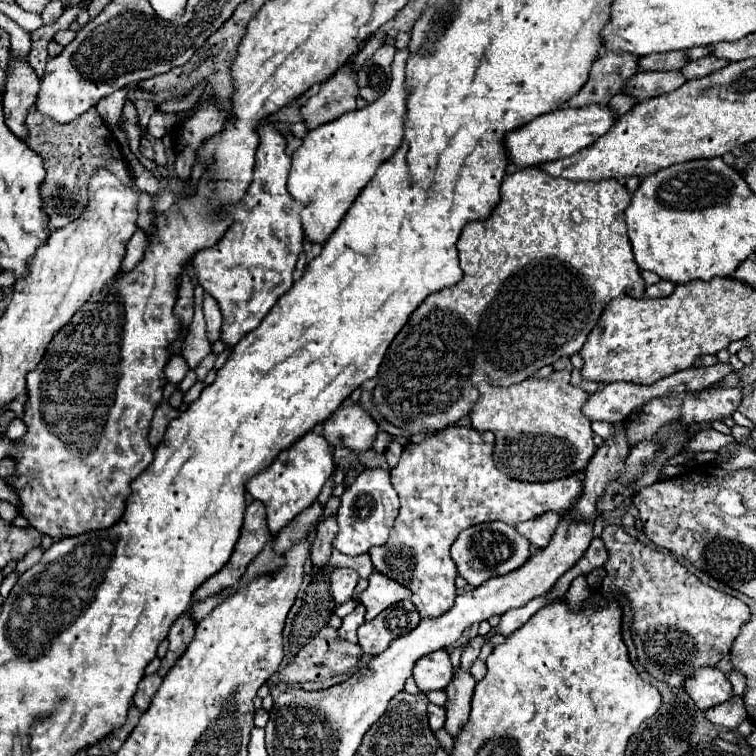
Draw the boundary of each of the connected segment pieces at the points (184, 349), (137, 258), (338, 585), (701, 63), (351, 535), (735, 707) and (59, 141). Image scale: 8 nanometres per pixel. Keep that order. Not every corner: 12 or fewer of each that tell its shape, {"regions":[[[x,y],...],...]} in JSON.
{"regions":[[[194,287],[193,322],[181,354],[195,368],[211,352],[205,334],[203,288]],[[139,228],[127,244],[123,270],[141,262],[147,234]],[[351,568],[331,572],[331,596],[337,604],[353,598],[359,574]],[[717,56],[691,60],[681,72],[687,80],[707,76],[729,62]],[[363,470],[341,496],[333,546],[381,546],[399,512],[389,470]],[[733,696],[705,716],[711,724],[735,730],[747,720],[741,696]],[[33,106],[27,146],[43,158],[49,232],[87,206],[89,178],[111,170],[137,190],[115,134],[95,108],[59,124]]]}

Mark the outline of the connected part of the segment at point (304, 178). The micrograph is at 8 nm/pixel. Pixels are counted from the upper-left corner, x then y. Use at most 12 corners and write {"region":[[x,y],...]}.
{"region":[[407,50],[387,94],[307,132],[287,190],[323,244],[399,148]]}

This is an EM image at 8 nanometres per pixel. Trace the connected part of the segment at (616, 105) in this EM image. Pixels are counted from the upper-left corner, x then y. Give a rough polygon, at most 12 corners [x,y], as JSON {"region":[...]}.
{"region":[[617,94],[609,102],[617,116],[629,112],[637,100],[629,94]]}

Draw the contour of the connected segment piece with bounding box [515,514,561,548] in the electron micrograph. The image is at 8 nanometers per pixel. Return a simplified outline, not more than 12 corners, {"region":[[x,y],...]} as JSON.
{"region":[[541,514],[515,528],[535,548],[545,548],[561,514]]}

